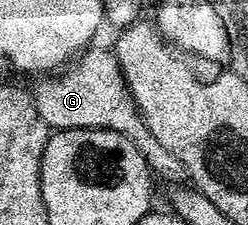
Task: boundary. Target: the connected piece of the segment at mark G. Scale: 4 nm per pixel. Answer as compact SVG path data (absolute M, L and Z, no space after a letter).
M110 47L86 49L62 74L48 75L33 88L35 105L41 118L47 123L48 129L62 130L65 128L108 128L117 130L117 134L125 134L137 150L147 157L147 164L156 177L164 176L167 180L184 179L185 173L181 162L153 138L149 126L139 113L139 107L133 102L130 90L118 64L118 58Z

